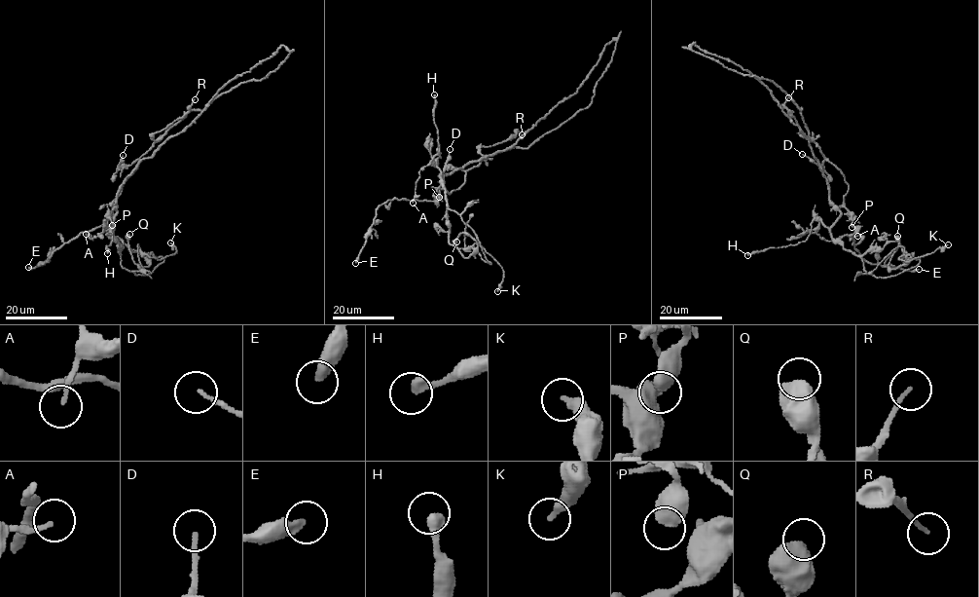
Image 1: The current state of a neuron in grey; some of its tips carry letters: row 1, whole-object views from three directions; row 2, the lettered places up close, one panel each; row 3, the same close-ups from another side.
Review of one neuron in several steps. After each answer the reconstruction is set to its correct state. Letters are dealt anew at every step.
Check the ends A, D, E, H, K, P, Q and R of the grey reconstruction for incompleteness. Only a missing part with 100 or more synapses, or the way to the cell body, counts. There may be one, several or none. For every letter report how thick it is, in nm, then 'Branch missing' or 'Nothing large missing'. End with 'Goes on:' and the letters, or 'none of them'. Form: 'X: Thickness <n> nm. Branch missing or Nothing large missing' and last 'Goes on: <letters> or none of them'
A: Thickness 140 nm. Nothing large missing
D: Thickness 150 nm. Nothing large missing
E: Thickness 380 nm. Nothing large missing
H: Thickness 360 nm. Nothing large missing
K: Thickness 300 nm. Nothing large missing
P: Thickness 400 nm. Nothing large missing
Q: Thickness 650 nm. Nothing large missing
R: Thickness 110 nm. Nothing large missing
Goes on: none of them

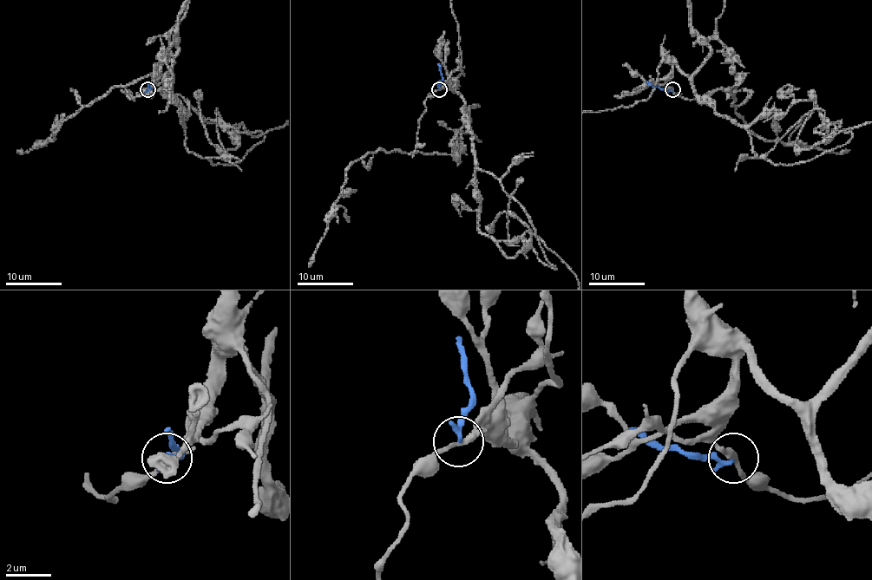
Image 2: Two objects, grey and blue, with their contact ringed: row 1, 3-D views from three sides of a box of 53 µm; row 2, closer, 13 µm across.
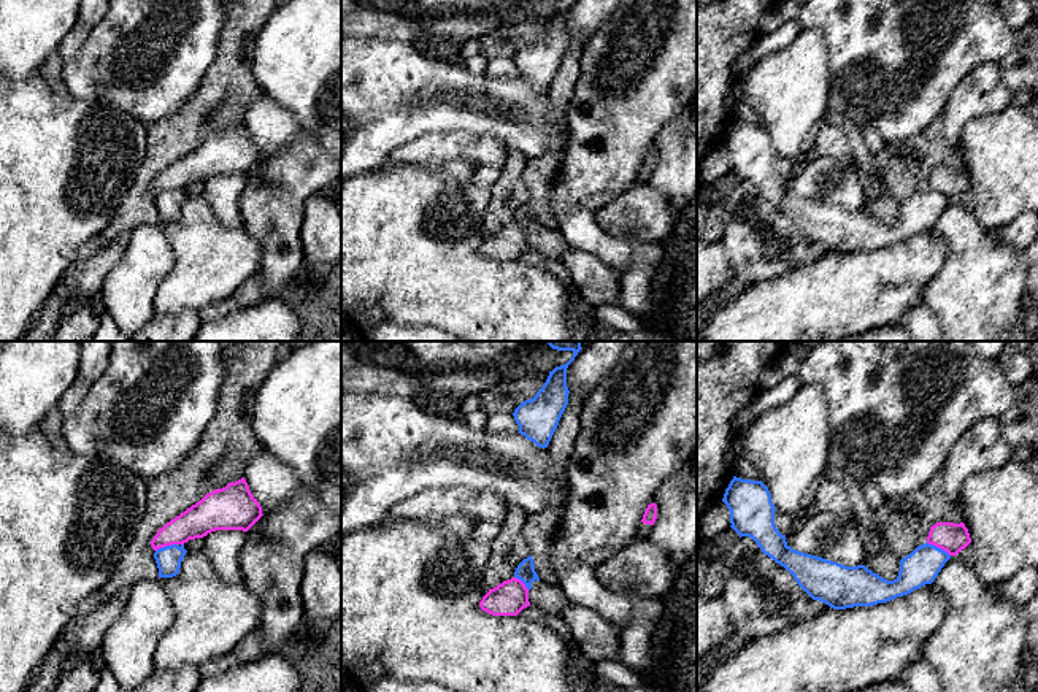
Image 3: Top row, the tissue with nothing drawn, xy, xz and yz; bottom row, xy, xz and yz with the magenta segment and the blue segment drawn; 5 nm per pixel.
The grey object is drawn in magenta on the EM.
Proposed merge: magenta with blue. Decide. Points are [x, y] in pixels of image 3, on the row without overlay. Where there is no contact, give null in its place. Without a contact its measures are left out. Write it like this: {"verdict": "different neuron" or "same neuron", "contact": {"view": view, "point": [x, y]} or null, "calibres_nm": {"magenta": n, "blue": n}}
{"verdict": "different neuron", "contact": {"view": "yz", "point": [938, 191]}, "calibres_nm": {"magenta": 150, "blue": 180}}

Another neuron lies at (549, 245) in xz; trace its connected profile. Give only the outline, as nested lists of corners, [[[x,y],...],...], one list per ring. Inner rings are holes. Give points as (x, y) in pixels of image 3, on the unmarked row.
[[[532,200],[517,210],[514,222],[525,229],[530,251],[541,256],[543,265],[560,270],[562,257],[570,251],[570,244],[562,233],[552,232],[538,222]]]

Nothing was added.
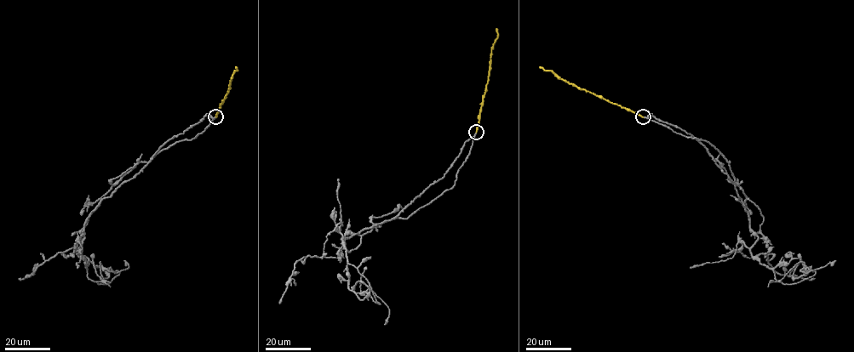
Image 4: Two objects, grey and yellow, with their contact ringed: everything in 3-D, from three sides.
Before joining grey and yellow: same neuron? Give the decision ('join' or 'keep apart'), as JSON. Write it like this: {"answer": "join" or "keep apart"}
{"answer": "join"}

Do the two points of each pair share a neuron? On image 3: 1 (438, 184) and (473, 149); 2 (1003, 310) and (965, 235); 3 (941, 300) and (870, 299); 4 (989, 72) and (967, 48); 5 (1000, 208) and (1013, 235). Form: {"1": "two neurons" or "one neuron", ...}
{"1": "two neurons", "2": "one neuron", "3": "two neurons", "4": "two neurons", "5": "two neurons"}

